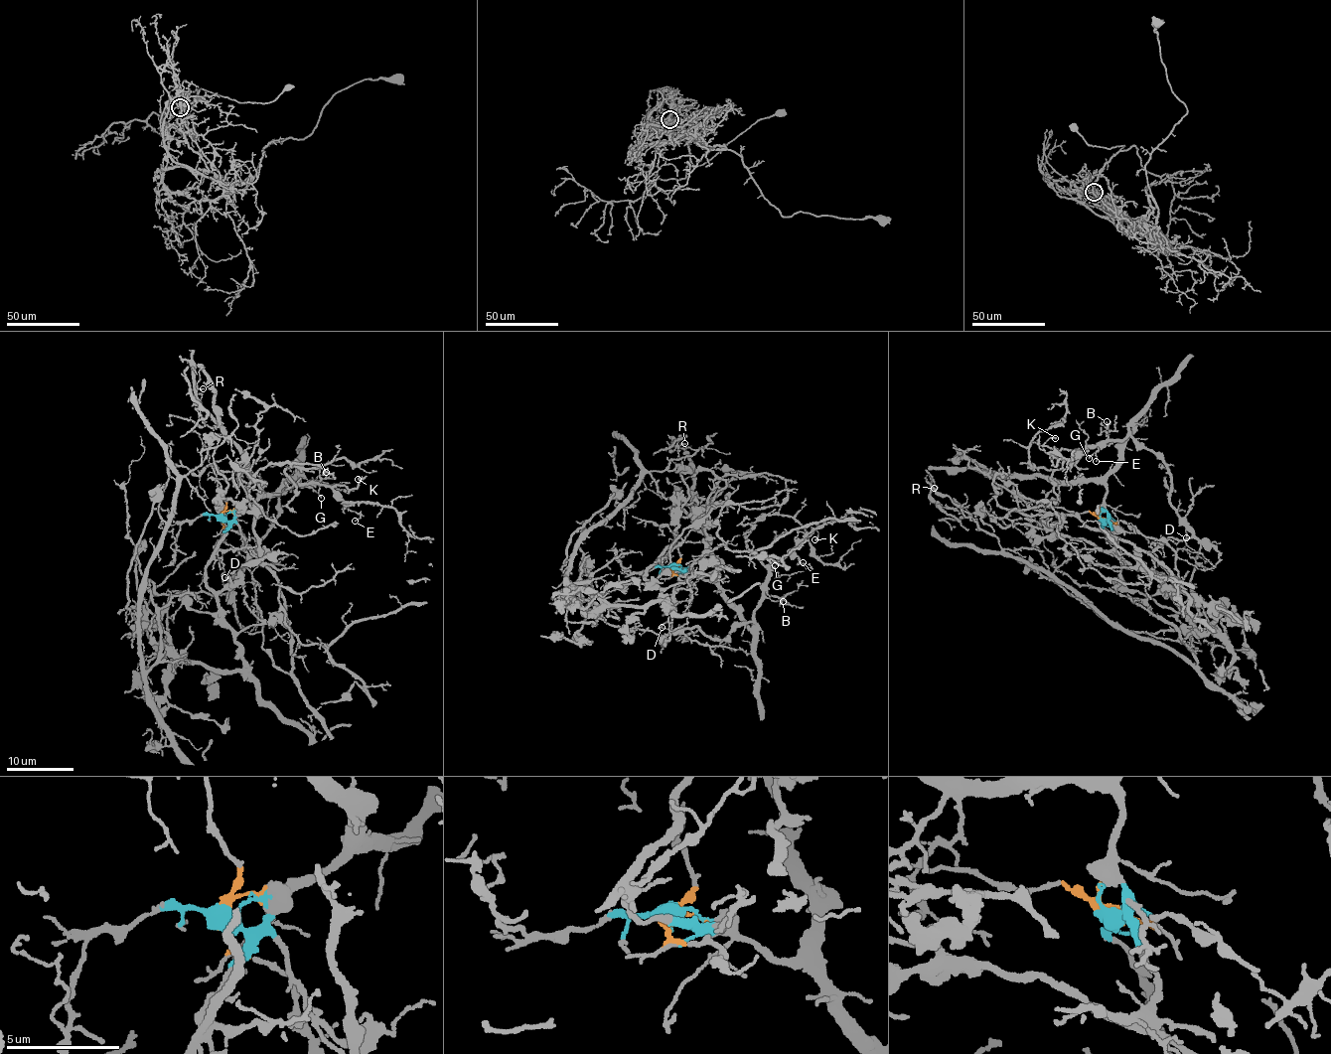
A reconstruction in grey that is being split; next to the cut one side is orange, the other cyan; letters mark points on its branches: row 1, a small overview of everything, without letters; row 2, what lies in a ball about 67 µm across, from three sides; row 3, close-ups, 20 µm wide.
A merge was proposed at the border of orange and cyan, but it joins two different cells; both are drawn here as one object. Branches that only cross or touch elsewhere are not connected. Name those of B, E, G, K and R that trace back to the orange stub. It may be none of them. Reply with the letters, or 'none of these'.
none of these

